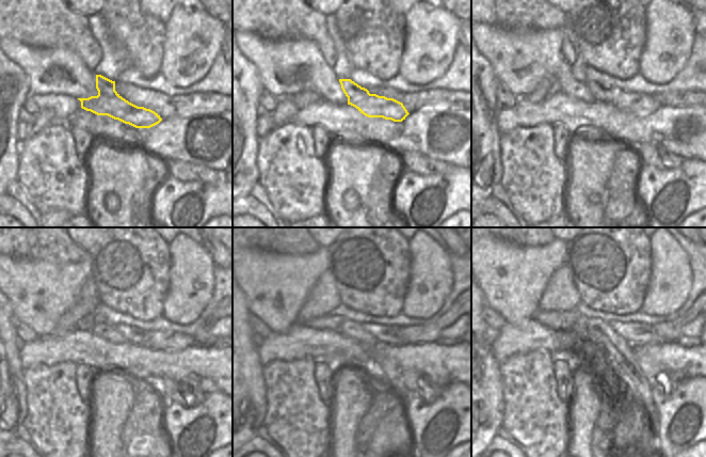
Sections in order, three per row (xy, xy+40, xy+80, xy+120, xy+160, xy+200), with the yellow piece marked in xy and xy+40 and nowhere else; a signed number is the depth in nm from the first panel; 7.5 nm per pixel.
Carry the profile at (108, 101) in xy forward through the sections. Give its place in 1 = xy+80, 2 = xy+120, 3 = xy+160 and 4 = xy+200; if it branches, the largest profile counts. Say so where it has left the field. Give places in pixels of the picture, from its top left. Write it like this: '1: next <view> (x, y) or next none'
1: next xy+80 (641, 105)
2: next xy+120 (167, 341)
3: next xy+160 (394, 334)
4: next xy+200 (635, 332)

